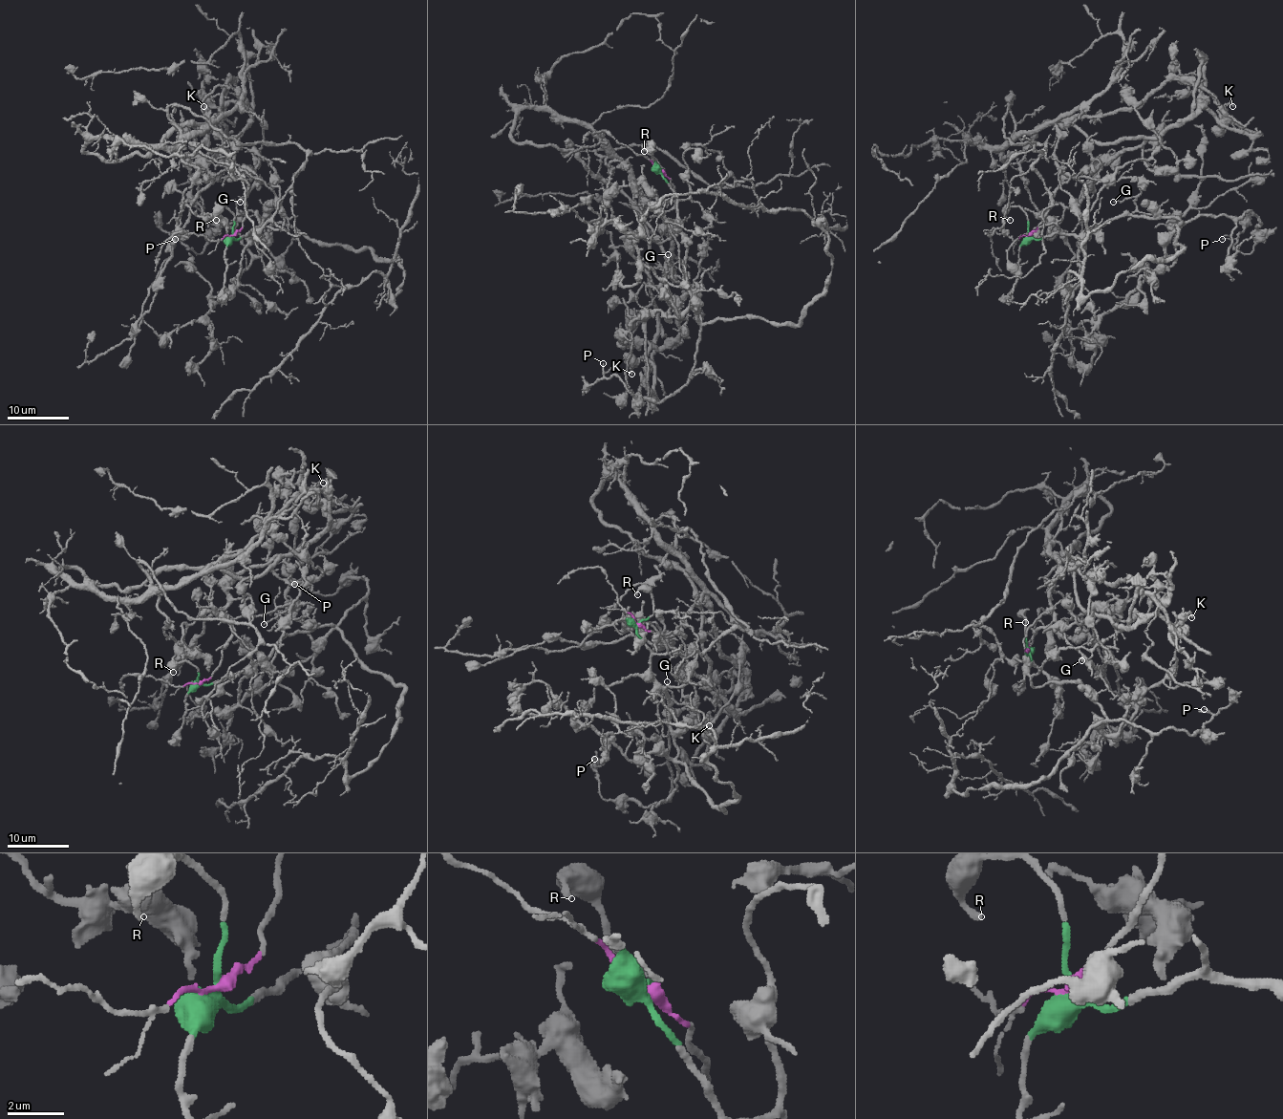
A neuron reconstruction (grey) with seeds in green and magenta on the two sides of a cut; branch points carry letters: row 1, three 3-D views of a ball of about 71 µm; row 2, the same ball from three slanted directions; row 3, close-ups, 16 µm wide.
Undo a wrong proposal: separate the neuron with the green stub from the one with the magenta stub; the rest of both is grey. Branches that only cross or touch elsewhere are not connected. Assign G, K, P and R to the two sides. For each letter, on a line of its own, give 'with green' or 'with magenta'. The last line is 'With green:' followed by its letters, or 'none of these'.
G: with magenta
K: with magenta
P: with green
R: with green
With green: P, R

